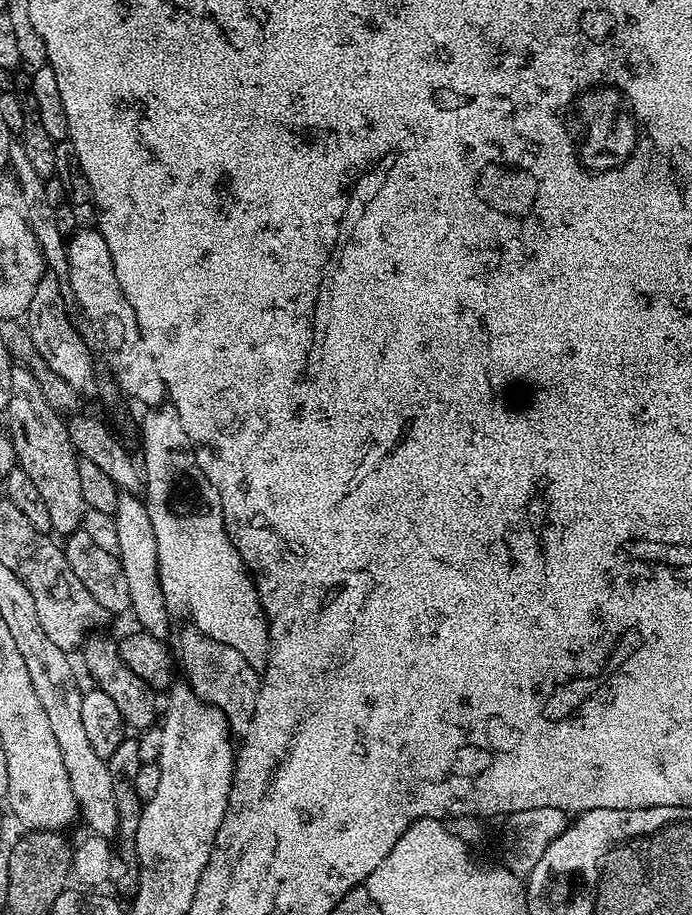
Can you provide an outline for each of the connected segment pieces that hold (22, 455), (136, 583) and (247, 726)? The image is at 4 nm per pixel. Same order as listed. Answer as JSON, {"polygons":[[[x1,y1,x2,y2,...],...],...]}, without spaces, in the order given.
{"polygons":[[[16,384,7,407,8,426,11,433,15,459,18,467,30,474,34,486,42,493,42,499,50,509,52,532,71,534,84,523,86,505,82,498,82,485,78,482,78,453,71,444,65,417,51,408,49,402,40,400,42,386,35,384]],[[121,494,118,498,115,514,120,550,118,559,122,566,122,574,126,574,126,586,130,586,131,615,136,615,136,620,140,623,137,625,143,631,154,638,167,641,173,621,166,606,166,598,162,594,158,570,158,538,154,538,154,526,150,522,147,503,138,499,140,498,134,494]],[[198,634,181,640,180,654,187,683,207,704,212,704,227,717,229,728,235,735,247,735,251,731,257,712,257,698,260,696,257,669,247,667,245,659,232,647]]]}

